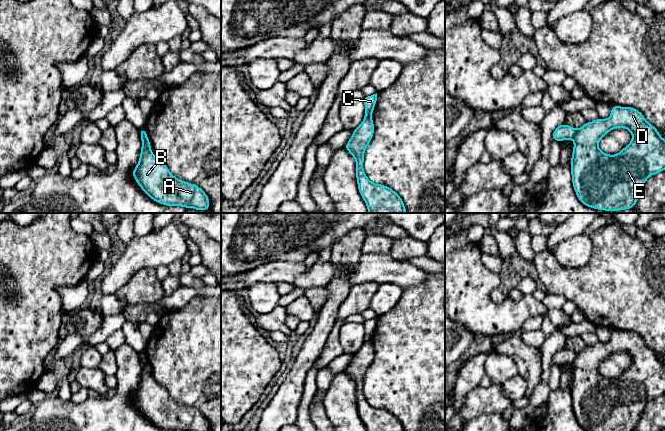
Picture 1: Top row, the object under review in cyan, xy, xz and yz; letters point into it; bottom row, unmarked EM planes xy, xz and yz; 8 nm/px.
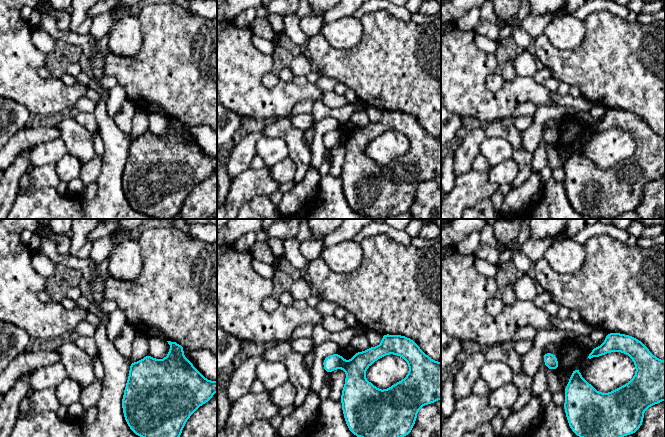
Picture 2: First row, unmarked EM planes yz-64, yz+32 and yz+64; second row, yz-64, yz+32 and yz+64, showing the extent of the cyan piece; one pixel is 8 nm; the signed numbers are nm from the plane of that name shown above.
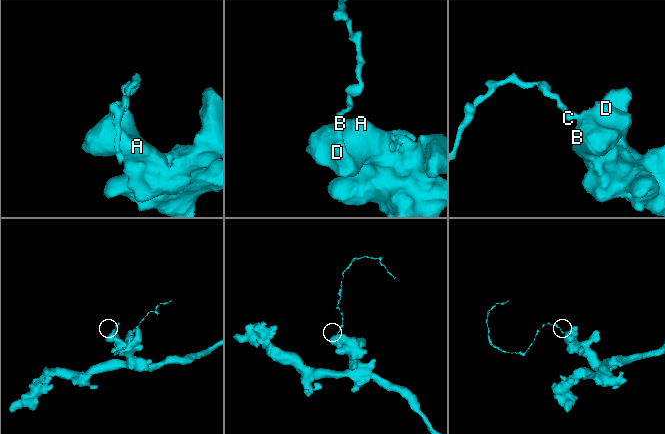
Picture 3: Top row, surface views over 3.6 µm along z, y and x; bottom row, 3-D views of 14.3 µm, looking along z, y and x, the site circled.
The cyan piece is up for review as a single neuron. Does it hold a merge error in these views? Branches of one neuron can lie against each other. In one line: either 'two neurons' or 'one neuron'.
two neurons

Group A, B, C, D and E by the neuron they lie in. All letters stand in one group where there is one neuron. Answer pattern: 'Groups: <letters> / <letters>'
Groups: A B D E / C

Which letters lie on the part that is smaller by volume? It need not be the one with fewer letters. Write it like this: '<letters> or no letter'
C

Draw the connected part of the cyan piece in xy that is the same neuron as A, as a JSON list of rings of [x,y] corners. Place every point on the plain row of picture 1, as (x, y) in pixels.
[[[148,360],[140,361],[140,383],[132,396],[138,410],[155,426],[166,430],[209,431],[206,417],[197,409],[174,401],[152,377]]]

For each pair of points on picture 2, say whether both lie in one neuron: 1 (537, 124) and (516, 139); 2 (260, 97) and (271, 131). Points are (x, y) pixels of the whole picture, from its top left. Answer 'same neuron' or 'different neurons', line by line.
1: different neurons
2: different neurons

